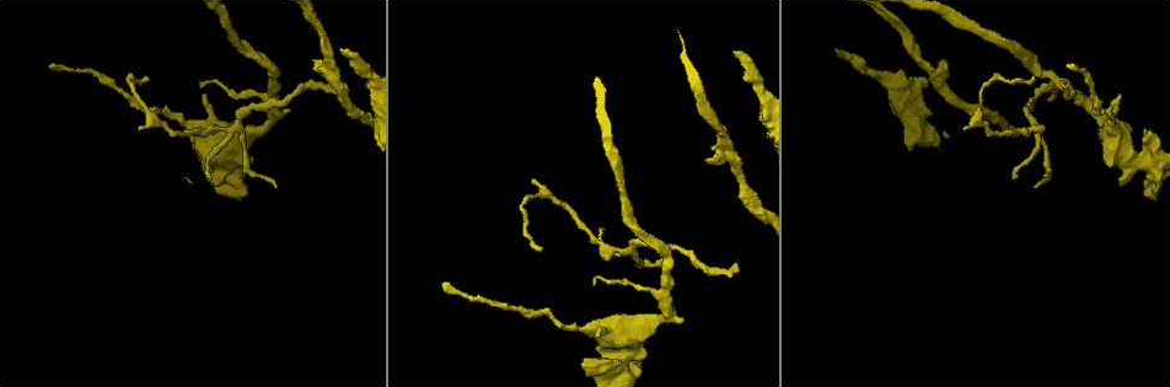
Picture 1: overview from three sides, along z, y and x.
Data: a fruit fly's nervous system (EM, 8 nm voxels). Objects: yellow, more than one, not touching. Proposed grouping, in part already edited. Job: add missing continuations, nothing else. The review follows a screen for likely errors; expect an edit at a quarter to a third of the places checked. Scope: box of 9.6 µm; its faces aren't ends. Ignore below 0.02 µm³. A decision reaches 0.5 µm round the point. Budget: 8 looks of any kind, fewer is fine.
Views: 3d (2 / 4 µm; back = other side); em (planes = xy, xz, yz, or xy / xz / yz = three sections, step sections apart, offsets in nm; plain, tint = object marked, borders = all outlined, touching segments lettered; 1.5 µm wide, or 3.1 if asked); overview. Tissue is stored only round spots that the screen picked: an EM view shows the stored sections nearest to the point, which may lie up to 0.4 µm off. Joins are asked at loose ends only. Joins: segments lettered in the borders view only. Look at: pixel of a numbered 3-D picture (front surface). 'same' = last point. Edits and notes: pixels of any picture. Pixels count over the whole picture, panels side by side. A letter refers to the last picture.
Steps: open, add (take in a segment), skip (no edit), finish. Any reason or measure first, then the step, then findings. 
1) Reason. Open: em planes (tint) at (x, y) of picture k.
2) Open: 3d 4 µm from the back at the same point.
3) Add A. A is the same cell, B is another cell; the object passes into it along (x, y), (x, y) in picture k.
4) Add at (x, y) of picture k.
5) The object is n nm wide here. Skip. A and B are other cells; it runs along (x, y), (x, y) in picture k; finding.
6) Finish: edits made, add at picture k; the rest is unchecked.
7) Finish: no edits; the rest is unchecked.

An open end. Open: em planes (plain) at (706, 159) of picture 1.

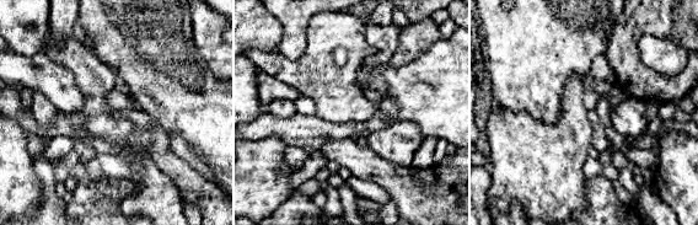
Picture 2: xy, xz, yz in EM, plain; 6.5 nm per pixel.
Open: em planes (borders) at the same point.

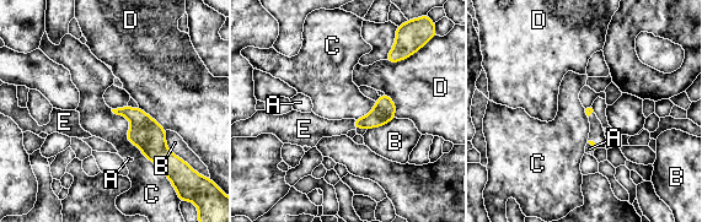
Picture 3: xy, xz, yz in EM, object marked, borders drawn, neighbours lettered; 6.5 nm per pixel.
Add at (316, 128) of picture 3. E is the same cell, A, B, C and D are other cells; the neuron continues.

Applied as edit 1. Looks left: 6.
Tapers out. Open: em planes (borders) at (1052, 99) of picture 1.

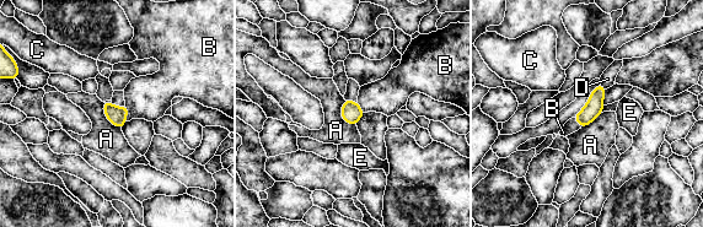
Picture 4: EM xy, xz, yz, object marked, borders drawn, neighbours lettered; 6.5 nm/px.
Add at (148, 97) of picture 4. B is the same cell, A, C, D and E are other cells; the object passes into it along (116, 115), (128, 112), (148, 97) in picture 4; it goes on there.

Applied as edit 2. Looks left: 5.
An open end. Open: em xz step 8 (borders) at (836, 48) of picture 1.

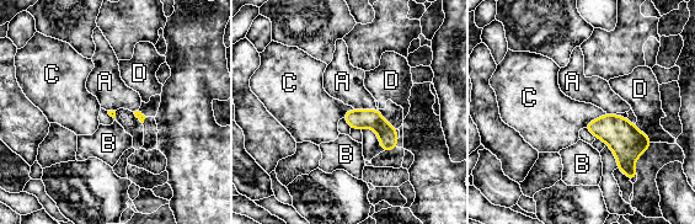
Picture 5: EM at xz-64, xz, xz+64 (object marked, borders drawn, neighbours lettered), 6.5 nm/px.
Open: em planes (borders) at the same point.

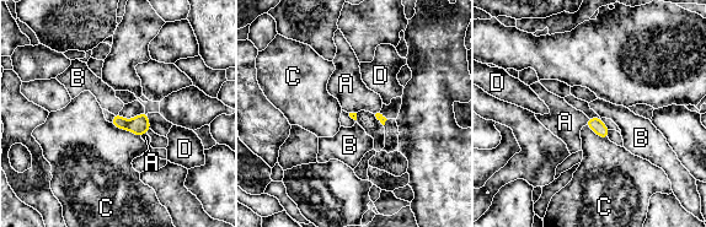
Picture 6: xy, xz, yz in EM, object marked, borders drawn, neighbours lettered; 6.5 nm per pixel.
The longest contact is with C, 220 nm. Add at (347, 86) of picture 6. A is the same cell, B, C and D are other cells; the object passes into it along (378, 114), (376, 111), (347, 86) in picture 6; it goes on there.

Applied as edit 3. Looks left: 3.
Finish: edits made, add at picture 3, add at picture 4, add at picture 6; the rest is unchecked.

